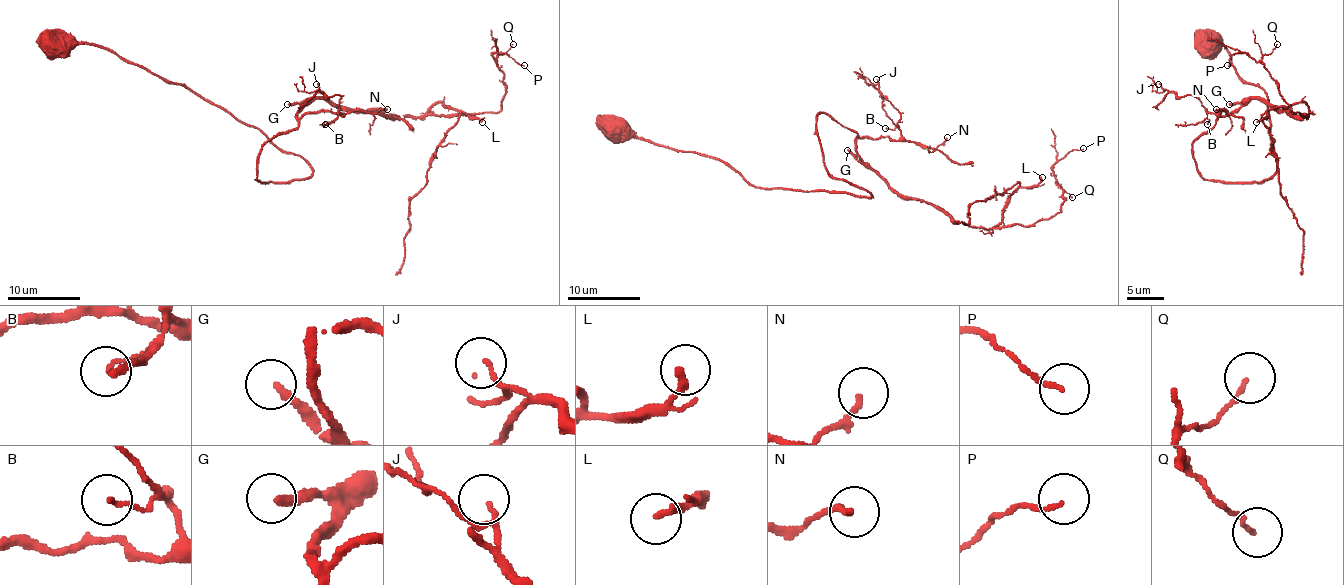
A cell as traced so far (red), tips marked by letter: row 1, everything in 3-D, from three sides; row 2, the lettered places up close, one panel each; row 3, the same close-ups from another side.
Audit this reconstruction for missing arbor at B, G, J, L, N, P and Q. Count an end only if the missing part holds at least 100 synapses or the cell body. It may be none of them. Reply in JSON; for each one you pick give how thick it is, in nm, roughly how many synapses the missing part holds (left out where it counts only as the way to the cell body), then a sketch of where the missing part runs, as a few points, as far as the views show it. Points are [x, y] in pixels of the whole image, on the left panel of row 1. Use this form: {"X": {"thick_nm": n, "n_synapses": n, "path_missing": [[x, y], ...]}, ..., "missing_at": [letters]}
{"G": {"thick_nm": 240, "n_synapses": 200, "path_missing": [[287, 104], [216, 109], [254, 127], [249, 100], [285, 104], [254, 115], [214, 193], [265, 253], [280, 297]]}, "missing_at": ["G"]}

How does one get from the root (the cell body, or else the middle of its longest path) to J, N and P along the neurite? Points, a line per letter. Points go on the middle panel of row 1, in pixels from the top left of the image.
J: (616, 130), (710, 155), (761, 188), (870, 197), (827, 170), (816, 115), (896, 141), (900, 113), (876, 79)
N: (616, 130), (710, 155), (761, 188), (867, 197), (827, 170), (818, 113), (867, 139), (936, 148), (947, 137)
P: (616, 130), (870, 197), (827, 170), (825, 113), (901, 195), (983, 228), (1056, 215), (1052, 166), (1083, 148)

